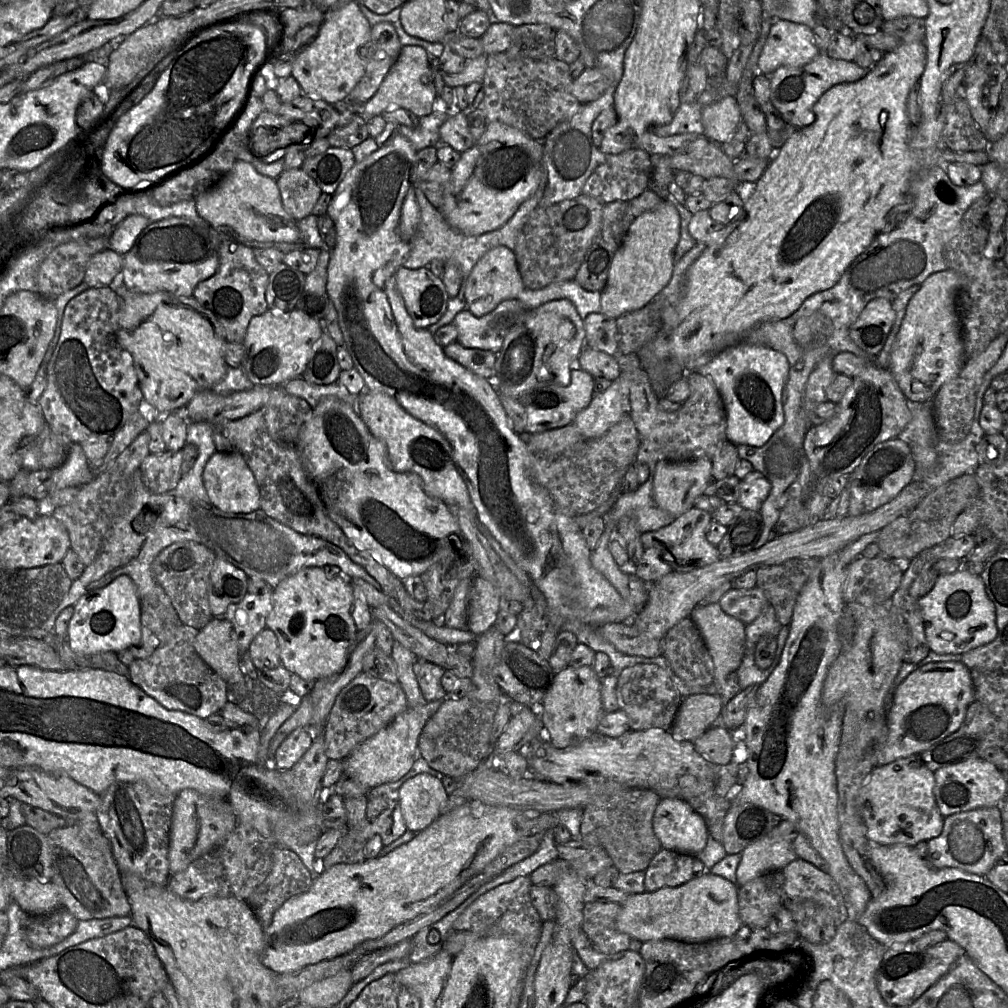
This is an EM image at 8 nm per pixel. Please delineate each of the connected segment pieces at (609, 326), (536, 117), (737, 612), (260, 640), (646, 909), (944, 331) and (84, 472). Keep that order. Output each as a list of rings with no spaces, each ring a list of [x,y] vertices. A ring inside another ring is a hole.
[[[590,313],[584,319],[585,347],[612,356],[618,353],[616,319],[603,313]]]
[[[506,52],[487,55],[487,68],[482,81],[484,99],[478,108],[484,112],[489,121],[498,121],[517,128],[525,135],[536,140],[542,140],[560,122],[570,119],[583,106],[571,93],[574,81],[570,74],[570,64],[556,57],[546,61],[511,59]]]
[[[758,587],[732,588],[718,603],[726,614],[740,620],[745,625],[754,621],[769,605],[764,592]]]
[[[267,627],[252,640],[248,653],[258,671],[268,671],[282,665],[276,635]]]
[[[709,871],[678,887],[630,895],[621,904],[617,918],[617,928],[641,942],[676,939],[686,943],[702,943],[718,938],[733,938],[742,925],[738,886]]]
[[[945,270],[930,275],[911,298],[893,345],[888,370],[907,400],[933,400],[940,388],[956,378],[963,369],[966,356],[956,308],[960,276]]]
[[[73,443],[69,448],[65,462],[50,471],[48,494],[68,487],[82,486],[93,479],[91,463],[85,456],[81,445]]]

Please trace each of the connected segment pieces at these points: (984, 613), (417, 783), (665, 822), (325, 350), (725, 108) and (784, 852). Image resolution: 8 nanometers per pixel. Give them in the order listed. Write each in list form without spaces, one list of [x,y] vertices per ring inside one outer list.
[[[960,569],[952,574],[939,575],[933,588],[918,600],[924,621],[925,636],[930,650],[939,654],[964,654],[992,642],[997,636],[996,613],[980,575]]]
[[[419,774],[405,781],[395,794],[408,830],[418,833],[446,811],[448,797],[440,776]]]
[[[661,798],[654,816],[653,830],[663,848],[697,855],[709,837],[703,817],[685,800]]]
[[[324,330],[300,378],[315,385],[329,385],[336,382],[342,370],[338,363],[337,350],[337,344]]]
[[[724,96],[702,110],[704,136],[717,144],[727,142],[741,123],[741,109],[735,96]]]
[[[770,832],[744,849],[736,871],[737,881],[744,885],[766,872],[782,870],[796,858],[792,842]]]

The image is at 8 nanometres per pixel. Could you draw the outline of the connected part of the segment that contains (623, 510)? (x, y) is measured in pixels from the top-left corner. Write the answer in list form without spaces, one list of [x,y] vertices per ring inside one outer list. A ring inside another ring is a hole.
[[[640,444],[632,466],[637,469],[638,464],[646,463],[650,470],[649,477],[645,483],[638,486],[637,490],[624,492],[619,496],[614,507],[610,510],[610,519],[613,520],[615,527],[622,517],[630,515],[636,519],[638,528],[643,534],[665,527],[676,518],[658,507],[653,498],[654,474],[657,462],[653,459],[653,455],[648,453]]]

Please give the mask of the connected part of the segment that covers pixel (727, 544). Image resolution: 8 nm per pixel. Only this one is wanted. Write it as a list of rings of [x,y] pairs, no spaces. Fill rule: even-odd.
[[[744,511],[727,526],[727,532],[717,544],[720,557],[741,555],[755,549],[763,532],[763,518],[760,511]]]

